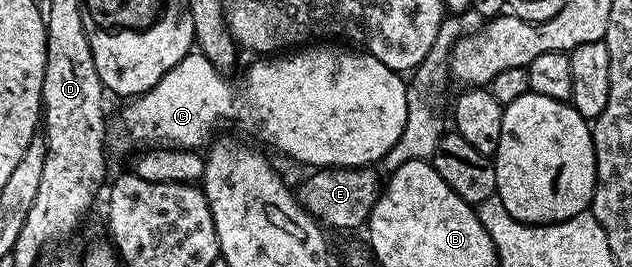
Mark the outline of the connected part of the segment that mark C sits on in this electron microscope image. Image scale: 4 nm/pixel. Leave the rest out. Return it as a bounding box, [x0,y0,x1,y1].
[107,44,408,168]

